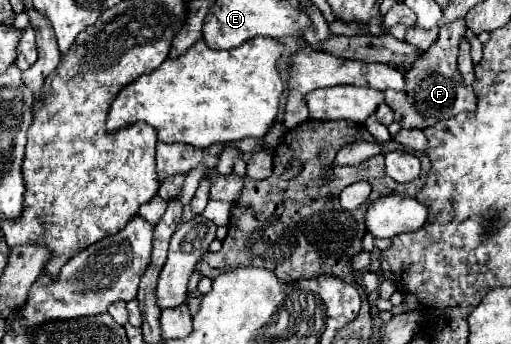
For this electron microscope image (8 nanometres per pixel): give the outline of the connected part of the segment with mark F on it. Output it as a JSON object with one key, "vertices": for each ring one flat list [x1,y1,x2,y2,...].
{"vertices":[[456,20,452,24,444,24,436,42,426,50,426,54,406,72,406,90,396,94,386,94,386,104,394,110,394,120,402,128,428,128,440,120,448,120,460,112,476,110,476,94,472,88,464,88,460,80,460,72,456,68,458,44,466,34,466,22]]}

